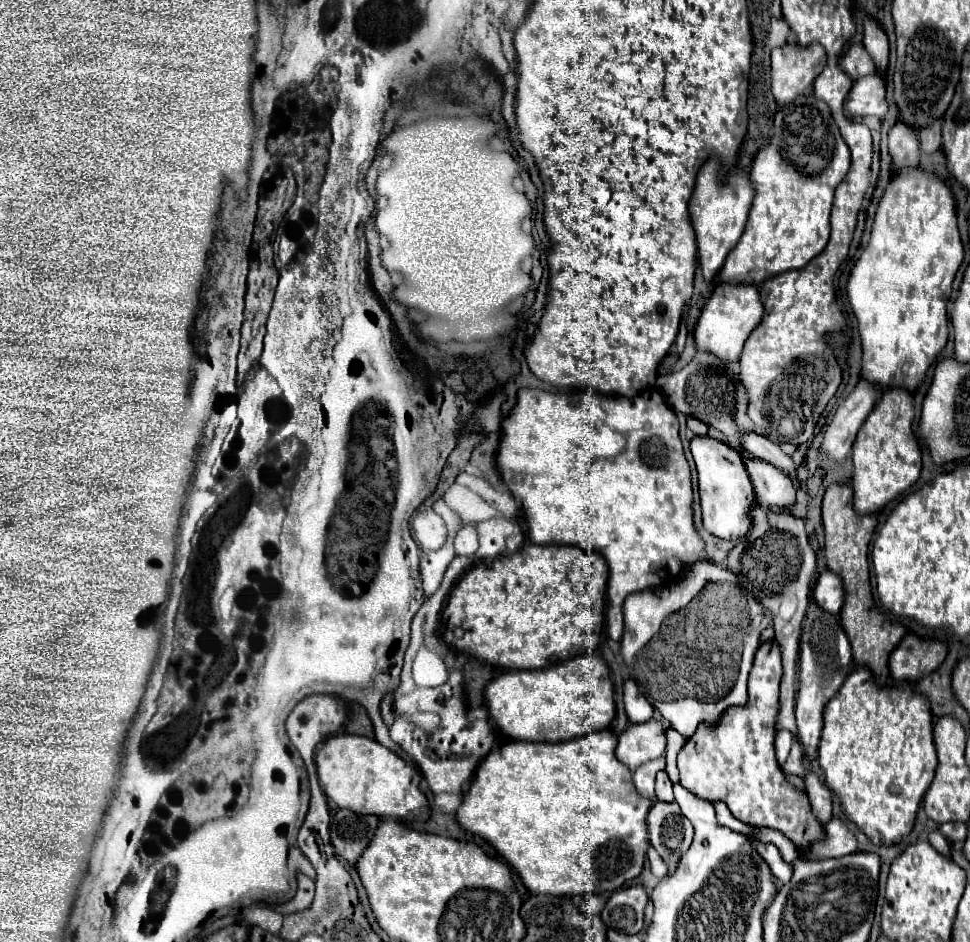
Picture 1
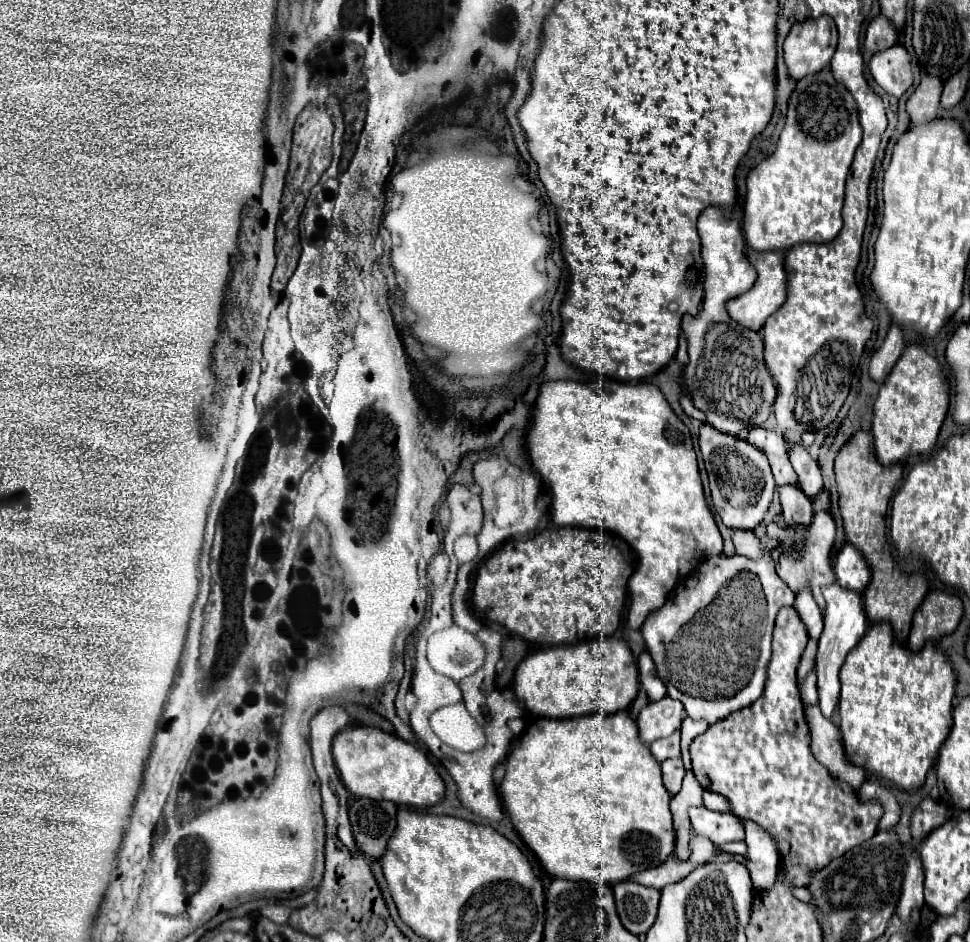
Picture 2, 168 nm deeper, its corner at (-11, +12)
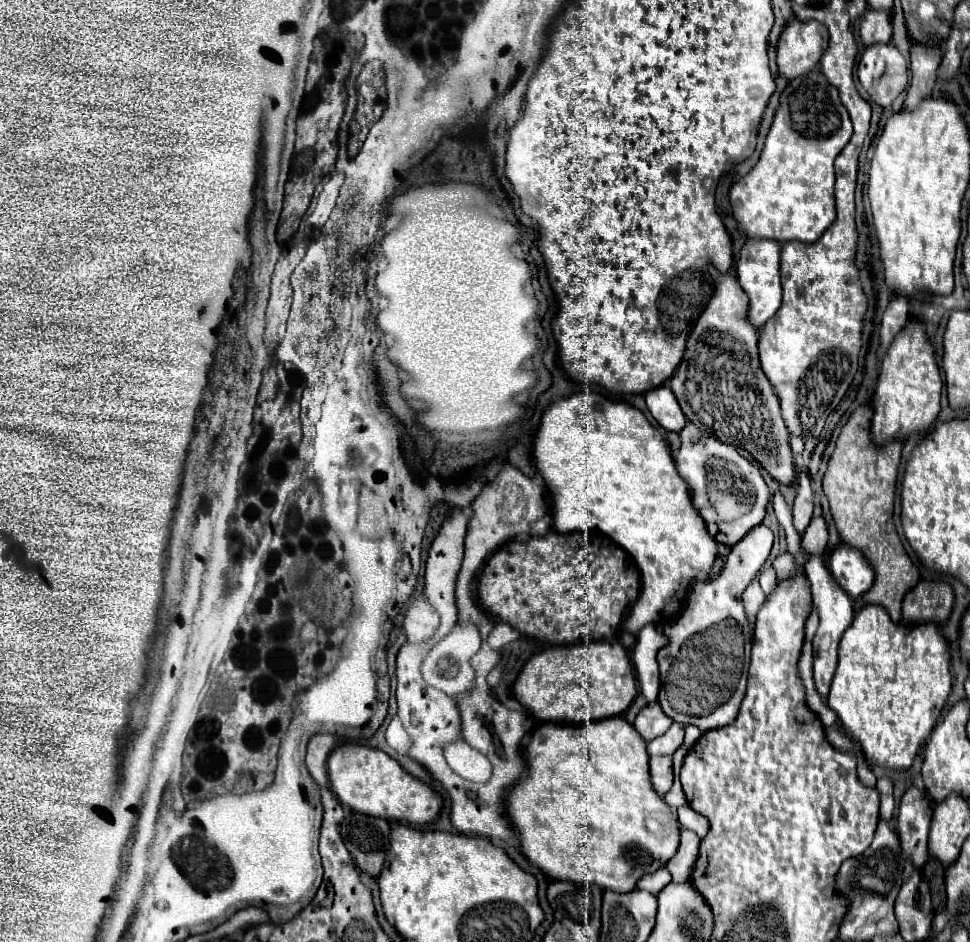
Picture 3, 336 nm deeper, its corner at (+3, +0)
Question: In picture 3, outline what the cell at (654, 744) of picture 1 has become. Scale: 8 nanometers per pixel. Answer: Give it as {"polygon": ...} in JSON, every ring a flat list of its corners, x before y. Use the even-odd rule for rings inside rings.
{"polygon":[[652,703,650,707,644,707,636,719,634,719,634,729,638,731,638,735,648,743,656,737,660,737,662,733,666,733,670,729,670,725,674,723,662,709,658,703]]}

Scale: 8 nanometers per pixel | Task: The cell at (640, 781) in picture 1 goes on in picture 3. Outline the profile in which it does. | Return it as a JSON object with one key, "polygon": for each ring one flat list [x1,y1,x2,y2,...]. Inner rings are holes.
{"polygon":[[674,723,662,737,656,737,654,741,650,741,646,745,648,755,650,757,658,757,658,755,672,755,680,745,682,745,682,737,684,737,684,725]]}

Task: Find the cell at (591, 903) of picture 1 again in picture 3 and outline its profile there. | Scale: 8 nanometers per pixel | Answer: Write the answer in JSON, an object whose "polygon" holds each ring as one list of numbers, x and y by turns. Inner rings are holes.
{"polygon":[[666,867,654,871,654,873,648,873,646,877,642,877,642,881,638,881,636,889,644,889,652,895,658,895,668,883,672,883,672,877,670,877,670,871]]}

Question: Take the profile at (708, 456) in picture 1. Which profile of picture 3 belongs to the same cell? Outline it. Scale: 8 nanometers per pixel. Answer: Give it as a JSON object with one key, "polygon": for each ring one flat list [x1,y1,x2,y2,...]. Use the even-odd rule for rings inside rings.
{"polygon":[[688,423,680,431,680,451,676,455,676,469,690,487,694,509,702,515,708,533,726,545,738,543,752,527,762,523,766,503,770,499,766,481,756,465,742,457,736,447,718,441,714,435,700,431]]}

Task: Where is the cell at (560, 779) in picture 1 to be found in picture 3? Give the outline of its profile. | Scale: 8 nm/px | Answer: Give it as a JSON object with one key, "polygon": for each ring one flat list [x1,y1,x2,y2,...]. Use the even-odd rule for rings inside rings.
{"polygon":[[612,717,612,719,602,719,586,725,556,725,556,723,542,723,536,727,530,735,528,745,524,747,526,753,526,777,518,781,518,785,512,785,506,791,506,815,510,825,518,833,518,849,520,853,536,865,544,875,548,875,554,881,570,881,570,883,592,883,598,885,600,889,610,889,616,893,628,893,636,887,636,881,646,875,654,873,660,867,664,867,676,853,678,849,678,821,672,815,670,807,664,803,662,797,656,795,656,791,650,785,650,775,648,775,648,753,646,753,646,743,642,737,638,737,636,729,622,717]]}

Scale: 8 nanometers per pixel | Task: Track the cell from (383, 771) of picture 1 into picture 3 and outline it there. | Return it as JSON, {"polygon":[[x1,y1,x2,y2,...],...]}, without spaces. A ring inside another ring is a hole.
{"polygon":[[340,745,328,757,328,779,330,789,340,803,352,807,358,813,366,813,382,819,406,819,416,825,424,825,438,817,442,799,424,783,414,779,402,769,402,765,388,753,362,747,362,745]]}

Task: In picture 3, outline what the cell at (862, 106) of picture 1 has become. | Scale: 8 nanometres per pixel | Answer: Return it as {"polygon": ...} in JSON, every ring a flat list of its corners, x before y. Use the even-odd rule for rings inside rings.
{"polygon":[[892,43,870,45,858,63,858,79,872,101,886,109,906,89,908,67]]}

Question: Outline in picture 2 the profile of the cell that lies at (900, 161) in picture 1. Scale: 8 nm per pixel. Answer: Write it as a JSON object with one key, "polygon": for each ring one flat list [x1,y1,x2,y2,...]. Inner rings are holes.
{"polygon":[[924,75,920,85,906,103,912,125,930,121,940,115,940,95,942,95,942,79,934,75]]}

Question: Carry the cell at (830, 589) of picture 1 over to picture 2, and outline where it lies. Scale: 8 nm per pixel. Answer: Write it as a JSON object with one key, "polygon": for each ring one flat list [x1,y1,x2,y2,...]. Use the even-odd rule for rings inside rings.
{"polygon":[[846,543,842,547,842,551,838,553,834,573,836,573,836,579,840,585,844,585,846,589,852,589,856,593,862,593,872,579,872,571,870,571,868,561,850,543]]}

